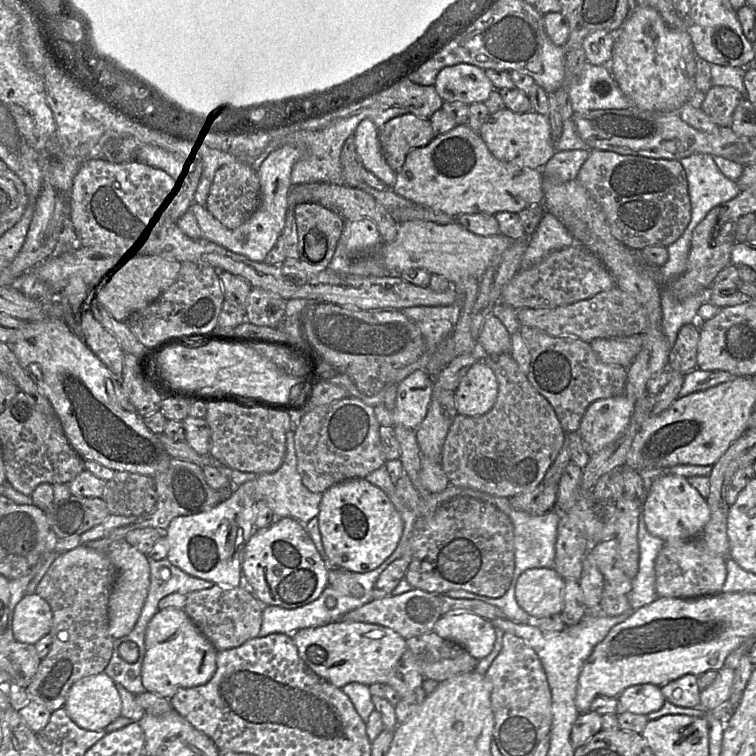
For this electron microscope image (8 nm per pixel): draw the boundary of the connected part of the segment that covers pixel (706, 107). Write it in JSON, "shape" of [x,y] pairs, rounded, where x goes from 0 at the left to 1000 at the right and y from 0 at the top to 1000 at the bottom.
{"shape":[[[943,112],[933,124],[927,144],[951,168],[967,168],[970,151],[984,131],[970,115]]]}

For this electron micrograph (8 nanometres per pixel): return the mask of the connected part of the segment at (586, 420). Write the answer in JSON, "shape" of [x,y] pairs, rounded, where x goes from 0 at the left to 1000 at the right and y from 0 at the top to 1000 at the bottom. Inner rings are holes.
{"shape":[[[827,520],[786,530],[774,544],[766,574],[774,598],[783,602],[815,581],[832,562],[840,530]]]}

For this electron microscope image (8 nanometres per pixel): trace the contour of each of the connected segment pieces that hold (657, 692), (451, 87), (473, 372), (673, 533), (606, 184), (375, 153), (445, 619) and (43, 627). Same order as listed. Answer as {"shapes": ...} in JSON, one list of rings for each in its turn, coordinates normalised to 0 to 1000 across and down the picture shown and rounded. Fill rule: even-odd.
{"shapes":[[[[854,903],[828,910],[817,921],[817,944],[825,940],[856,946],[872,939],[881,925],[874,909]]],[[[606,85],[585,91],[578,99],[574,116],[587,135],[611,135],[623,139],[640,136],[653,119],[642,93],[622,85]]],[[[634,475],[624,481],[601,519],[606,546],[622,552],[643,548],[653,537],[659,516],[655,493]]],[[[898,628],[870,630],[852,651],[847,665],[856,701],[880,718],[925,710],[939,687],[935,663],[913,642],[909,632]]],[[[780,197],[763,238],[795,272],[810,311],[831,328],[884,327],[899,315],[913,295],[910,241],[898,212]]],[[[479,160],[468,175],[472,205],[487,228],[495,230],[515,249],[522,242],[524,228],[512,217],[500,184],[500,169],[493,160]]],[[[599,808],[583,815],[571,836],[610,853],[632,874],[648,865],[656,847],[651,825],[618,808]]],[[[50,786],[30,790],[19,806],[16,835],[20,847],[45,853],[69,831],[70,811]]]]}

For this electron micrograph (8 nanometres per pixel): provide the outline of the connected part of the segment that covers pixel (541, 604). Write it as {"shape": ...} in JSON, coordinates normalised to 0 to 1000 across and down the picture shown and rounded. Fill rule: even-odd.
{"shape":[[[731,751],[694,754],[683,770],[681,792],[705,823],[741,812],[746,802],[746,766]]]}

